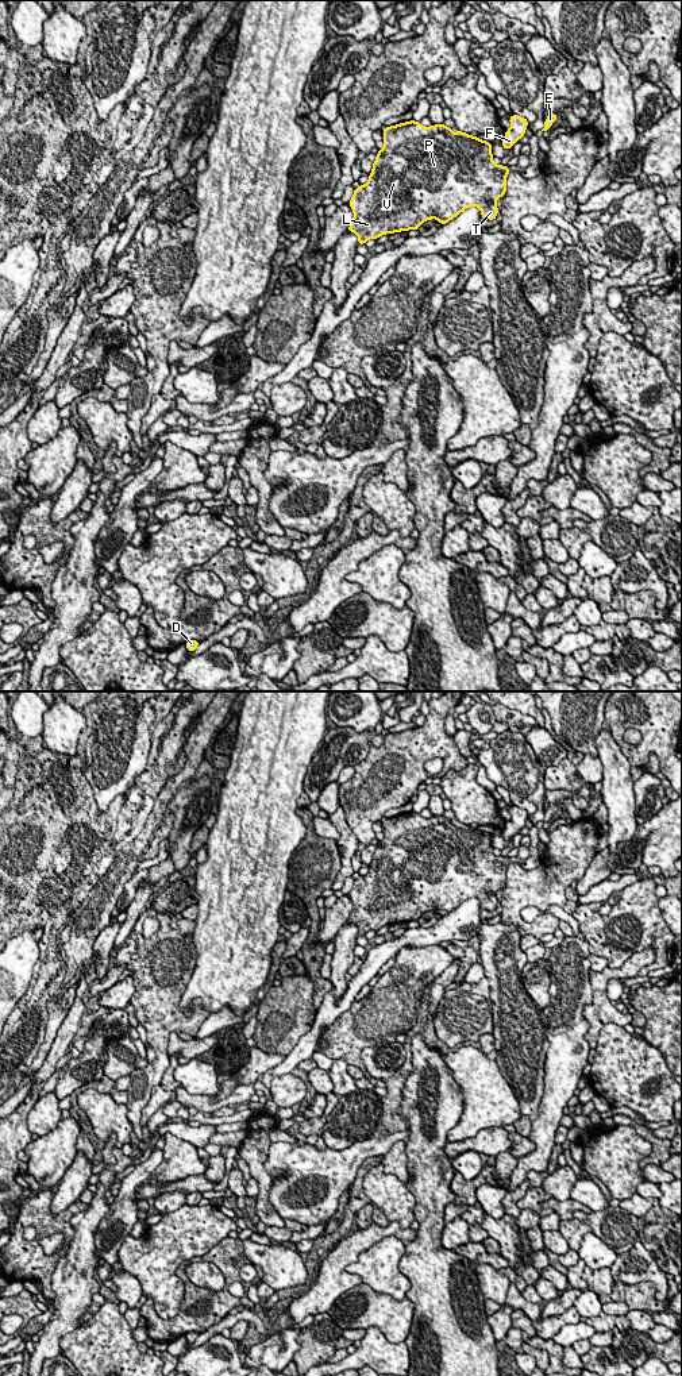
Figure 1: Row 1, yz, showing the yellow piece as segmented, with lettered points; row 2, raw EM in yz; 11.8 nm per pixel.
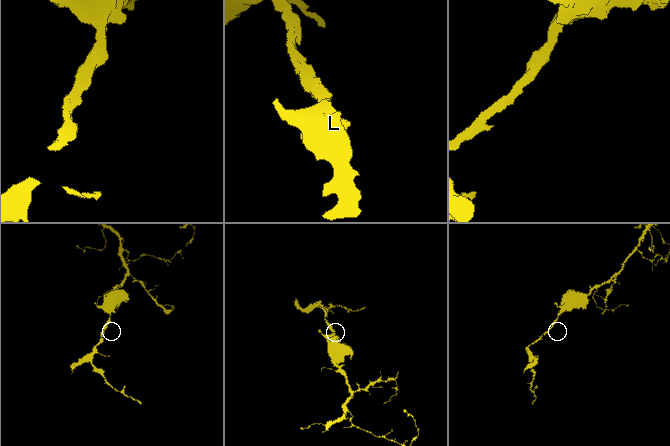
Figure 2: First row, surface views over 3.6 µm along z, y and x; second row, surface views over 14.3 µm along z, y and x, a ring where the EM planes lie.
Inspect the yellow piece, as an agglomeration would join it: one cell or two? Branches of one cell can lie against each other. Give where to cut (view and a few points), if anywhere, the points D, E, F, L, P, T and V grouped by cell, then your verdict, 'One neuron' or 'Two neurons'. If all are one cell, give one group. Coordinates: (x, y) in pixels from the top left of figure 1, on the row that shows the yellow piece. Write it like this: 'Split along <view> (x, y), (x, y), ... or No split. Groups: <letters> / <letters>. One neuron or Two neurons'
No split. Groups: D E F L P T V. One neuron

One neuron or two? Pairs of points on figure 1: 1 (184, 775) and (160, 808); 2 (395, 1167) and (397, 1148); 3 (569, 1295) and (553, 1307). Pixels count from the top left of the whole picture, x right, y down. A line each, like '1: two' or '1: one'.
1: one
2: one
3: one

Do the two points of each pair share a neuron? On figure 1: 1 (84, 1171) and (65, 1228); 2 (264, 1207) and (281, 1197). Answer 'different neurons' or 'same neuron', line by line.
1: different neurons
2: different neurons

